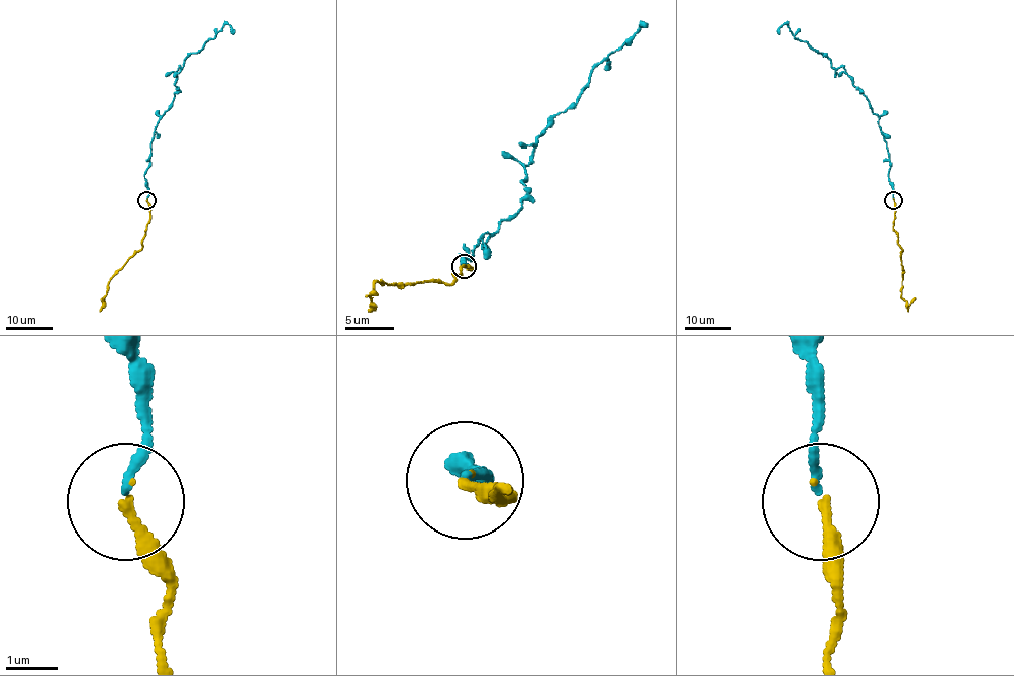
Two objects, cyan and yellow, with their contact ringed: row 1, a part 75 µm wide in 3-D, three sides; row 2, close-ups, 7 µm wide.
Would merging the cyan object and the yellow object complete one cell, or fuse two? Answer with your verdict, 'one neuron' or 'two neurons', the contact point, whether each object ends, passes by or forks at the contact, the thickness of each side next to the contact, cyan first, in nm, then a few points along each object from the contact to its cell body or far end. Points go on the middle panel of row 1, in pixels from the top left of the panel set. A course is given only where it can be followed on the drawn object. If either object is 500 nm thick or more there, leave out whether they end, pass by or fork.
one neuron; at (464, 266); cyan ends there; yellow ends there; 160 nm thick on the cyan side, 220 nm on the other; cyan runs (465, 266), (460, 254), (470, 259), (484, 234), (494, 234), (520, 207), (535, 141), (598, 64), (647, 27); yellow runs (465, 266), (472, 269), (465, 264), (454, 274), (454, 281), (445, 283), (377, 281), (370, 298), (372, 310)

